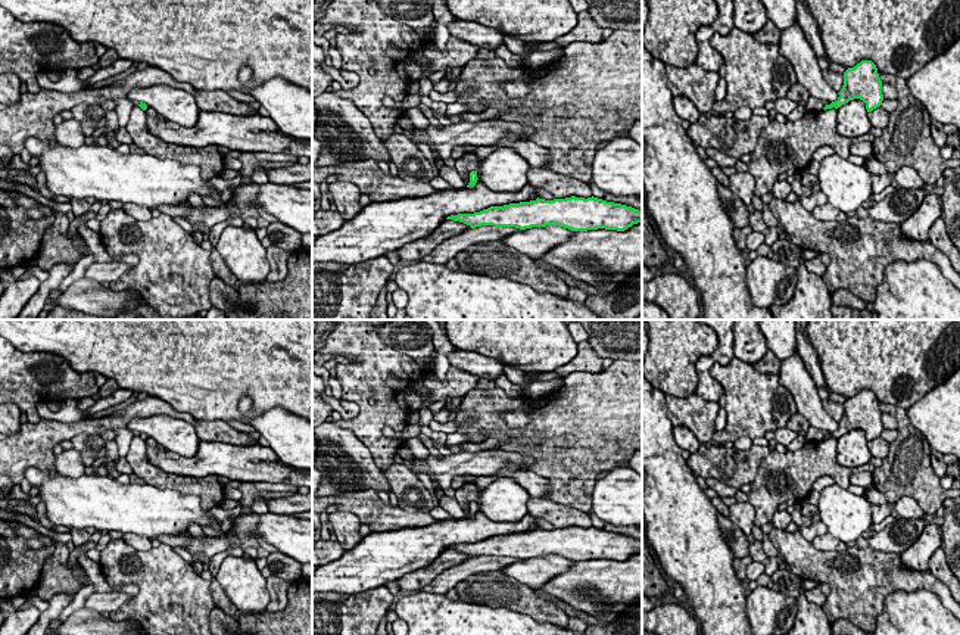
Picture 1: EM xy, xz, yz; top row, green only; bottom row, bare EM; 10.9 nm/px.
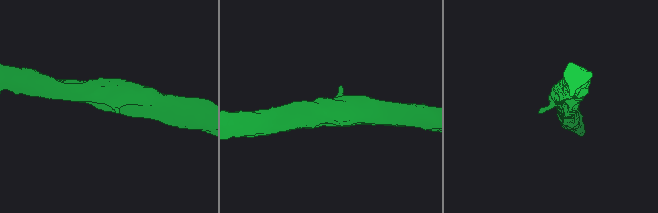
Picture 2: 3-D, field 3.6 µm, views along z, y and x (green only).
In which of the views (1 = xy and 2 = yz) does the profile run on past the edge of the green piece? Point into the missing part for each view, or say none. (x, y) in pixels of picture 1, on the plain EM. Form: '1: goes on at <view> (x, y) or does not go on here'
1: does not go on here
2: does not go on here

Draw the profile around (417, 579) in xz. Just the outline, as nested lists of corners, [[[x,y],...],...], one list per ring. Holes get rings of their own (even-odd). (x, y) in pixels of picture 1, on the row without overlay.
[[[445,550],[431,564],[423,569],[417,569],[403,578],[398,579],[398,585],[400,591],[420,591],[426,585],[428,585],[436,576],[439,576],[442,572],[461,564],[465,560],[470,560],[471,557],[453,551],[453,550]]]

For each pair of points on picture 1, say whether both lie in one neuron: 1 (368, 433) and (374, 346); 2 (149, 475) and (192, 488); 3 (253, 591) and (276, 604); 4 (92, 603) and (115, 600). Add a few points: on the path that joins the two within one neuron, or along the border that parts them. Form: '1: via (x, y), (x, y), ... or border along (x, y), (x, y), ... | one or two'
1: via (382, 411), (382, 369) | one
2: via (159, 479), (181, 483) | one
3: border along (265, 579), (270, 597), (267, 610) | two
4: via (97, 601), (109, 601) | one

